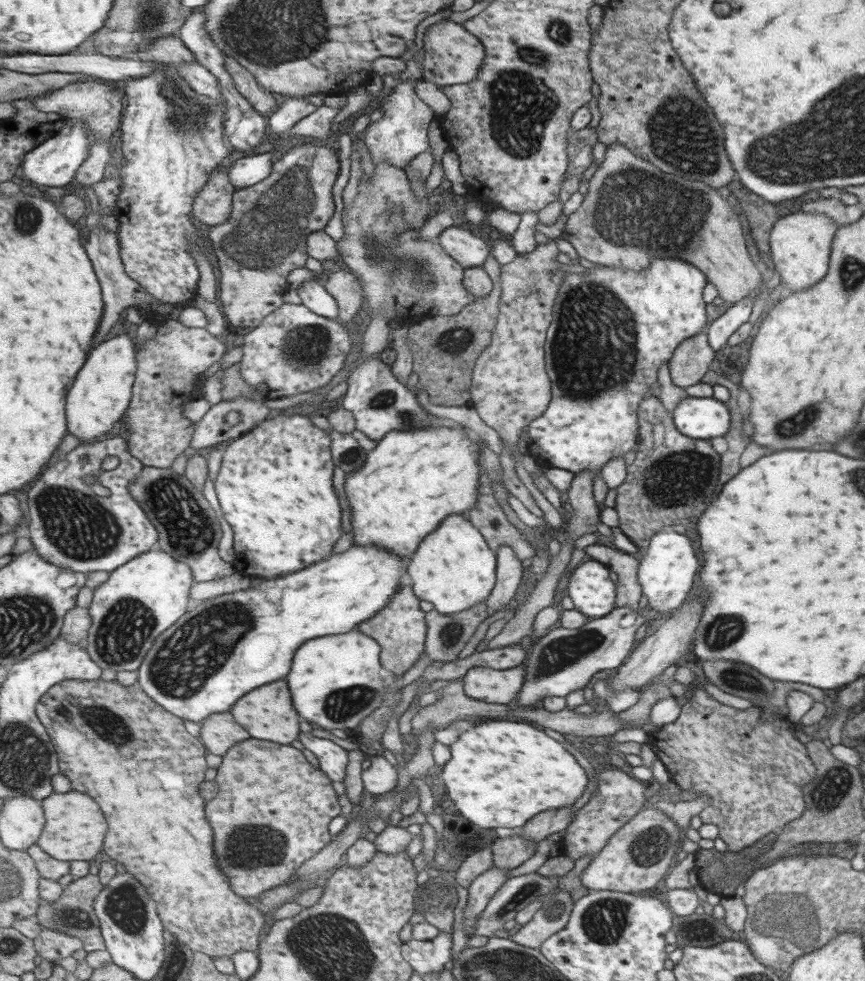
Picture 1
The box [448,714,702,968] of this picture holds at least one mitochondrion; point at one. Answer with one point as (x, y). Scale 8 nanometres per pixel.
(605, 921)

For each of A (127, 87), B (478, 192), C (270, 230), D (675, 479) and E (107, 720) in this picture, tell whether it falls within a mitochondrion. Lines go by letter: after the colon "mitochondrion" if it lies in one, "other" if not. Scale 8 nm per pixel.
A: other
B: other
C: mitochondrion
D: mitochondrion
E: mitochondrion

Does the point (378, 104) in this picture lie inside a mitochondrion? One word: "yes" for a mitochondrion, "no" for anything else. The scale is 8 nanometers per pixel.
no

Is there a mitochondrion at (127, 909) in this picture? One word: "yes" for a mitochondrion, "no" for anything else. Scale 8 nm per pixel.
yes

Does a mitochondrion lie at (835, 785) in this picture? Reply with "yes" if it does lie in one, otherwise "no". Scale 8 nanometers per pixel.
yes

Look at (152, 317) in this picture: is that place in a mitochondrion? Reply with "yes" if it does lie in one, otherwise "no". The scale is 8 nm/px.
no

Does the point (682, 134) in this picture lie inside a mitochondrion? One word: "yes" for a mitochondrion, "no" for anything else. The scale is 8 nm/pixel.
yes

